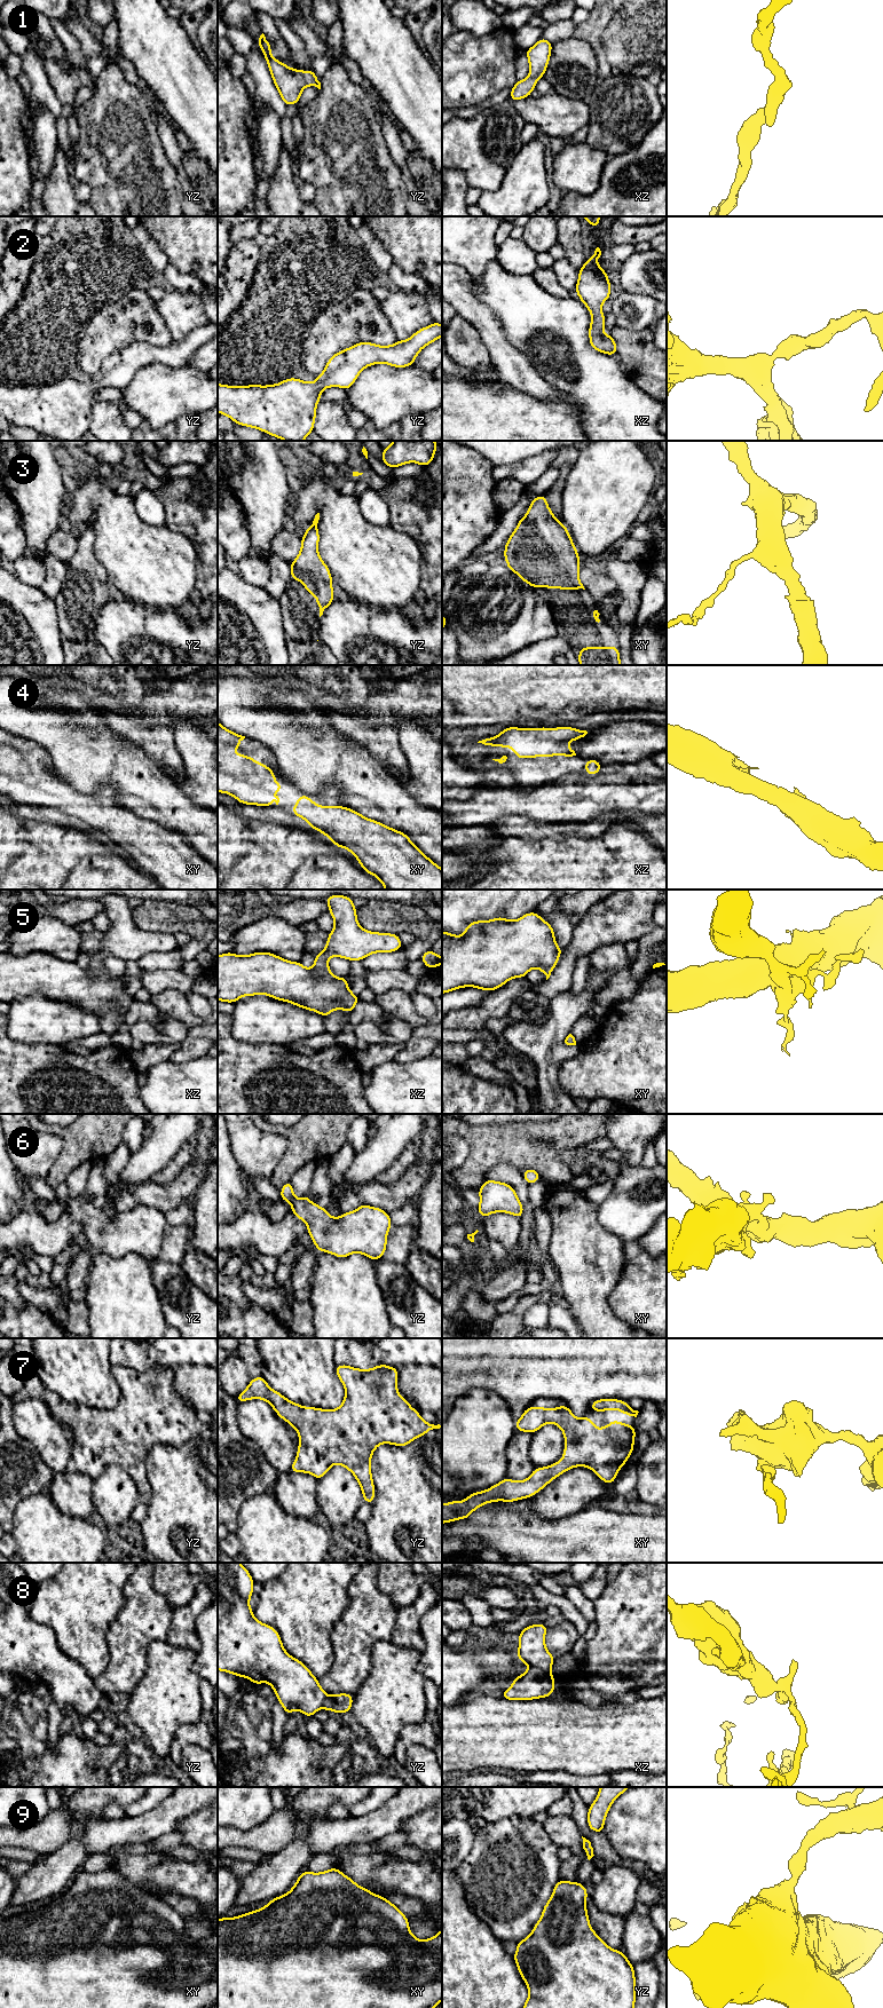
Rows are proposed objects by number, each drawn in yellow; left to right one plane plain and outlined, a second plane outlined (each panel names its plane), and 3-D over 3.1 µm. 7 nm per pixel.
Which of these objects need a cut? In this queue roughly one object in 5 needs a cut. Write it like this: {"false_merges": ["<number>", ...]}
{"false_merges": ["8"]}

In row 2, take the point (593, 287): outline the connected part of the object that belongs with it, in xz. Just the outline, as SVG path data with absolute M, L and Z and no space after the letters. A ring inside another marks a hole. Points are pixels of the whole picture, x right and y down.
M597 247L592 258L585 260L584 266L578 270L575 292L592 315L589 327L590 346L602 354L616 355L617 346L613 334L604 334L606 318L601 306L612 297L609 277L605 269L597 263L600 255L601 251Z

